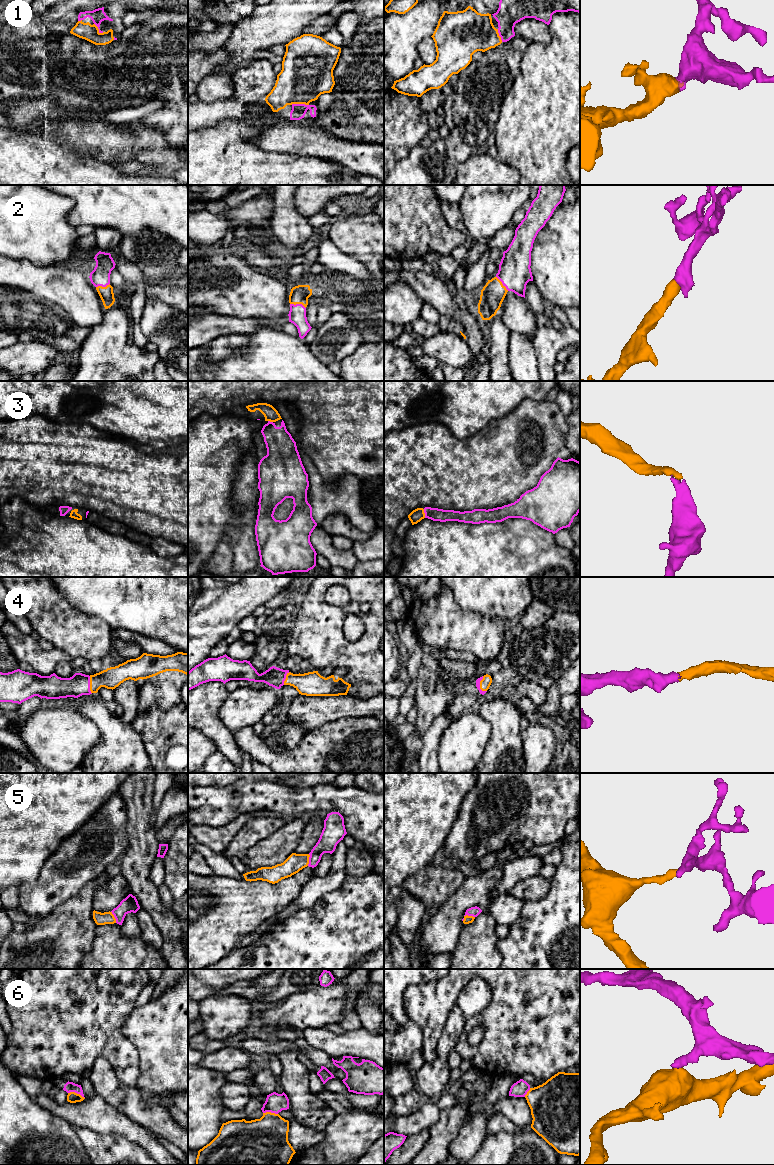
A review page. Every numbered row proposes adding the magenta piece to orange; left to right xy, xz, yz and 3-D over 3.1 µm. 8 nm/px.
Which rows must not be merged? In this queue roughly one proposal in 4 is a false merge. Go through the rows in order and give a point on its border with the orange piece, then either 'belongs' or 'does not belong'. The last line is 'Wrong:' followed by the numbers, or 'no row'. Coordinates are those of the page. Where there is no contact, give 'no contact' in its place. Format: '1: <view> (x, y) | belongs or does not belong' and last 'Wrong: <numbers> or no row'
1: xz (300, 103) | belongs
2: xz (298, 303) | belongs
3: yz (424, 513) | belongs
4: yz (480, 685) | belongs
5: xz (308, 860) | belongs
6: xy (76, 1093) | does not belong
Wrong: 6

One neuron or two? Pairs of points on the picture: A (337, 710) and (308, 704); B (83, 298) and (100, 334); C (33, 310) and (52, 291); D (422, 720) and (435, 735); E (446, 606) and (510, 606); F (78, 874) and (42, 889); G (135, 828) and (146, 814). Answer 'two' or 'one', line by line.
A: one
B: two
C: two
D: two
E: two
F: one
G: one

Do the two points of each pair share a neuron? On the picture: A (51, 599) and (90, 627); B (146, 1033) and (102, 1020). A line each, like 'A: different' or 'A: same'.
A: same
B: different

